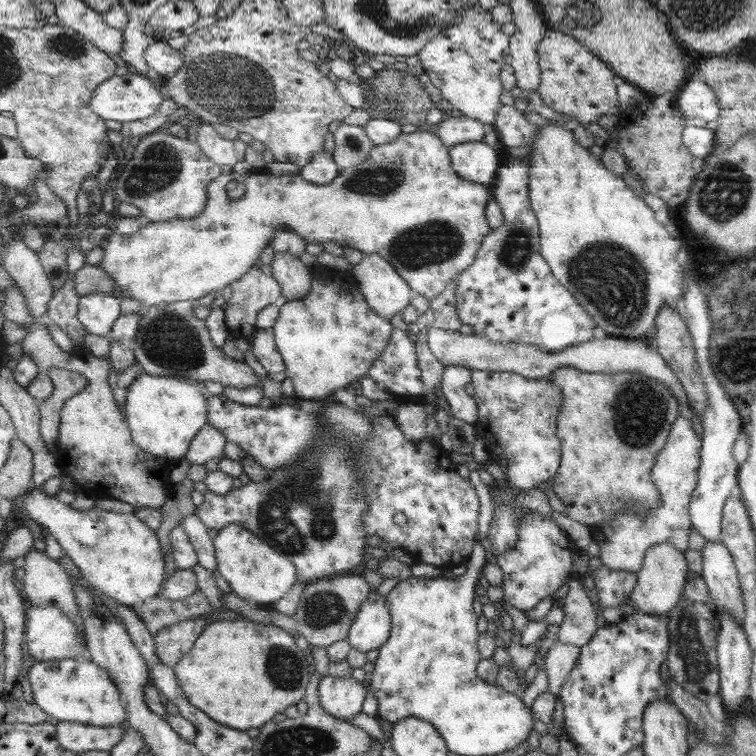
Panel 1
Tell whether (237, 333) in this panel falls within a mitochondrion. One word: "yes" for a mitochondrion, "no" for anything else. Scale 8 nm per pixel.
no

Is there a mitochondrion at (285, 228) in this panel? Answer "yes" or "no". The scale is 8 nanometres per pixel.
no

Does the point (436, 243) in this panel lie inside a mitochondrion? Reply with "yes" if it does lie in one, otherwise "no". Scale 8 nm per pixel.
yes

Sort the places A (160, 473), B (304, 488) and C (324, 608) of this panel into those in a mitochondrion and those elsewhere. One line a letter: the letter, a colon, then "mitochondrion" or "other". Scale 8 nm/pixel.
A: other
B: mitochondrion
C: mitochondrion

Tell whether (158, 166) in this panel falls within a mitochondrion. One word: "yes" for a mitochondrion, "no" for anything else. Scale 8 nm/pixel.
yes

